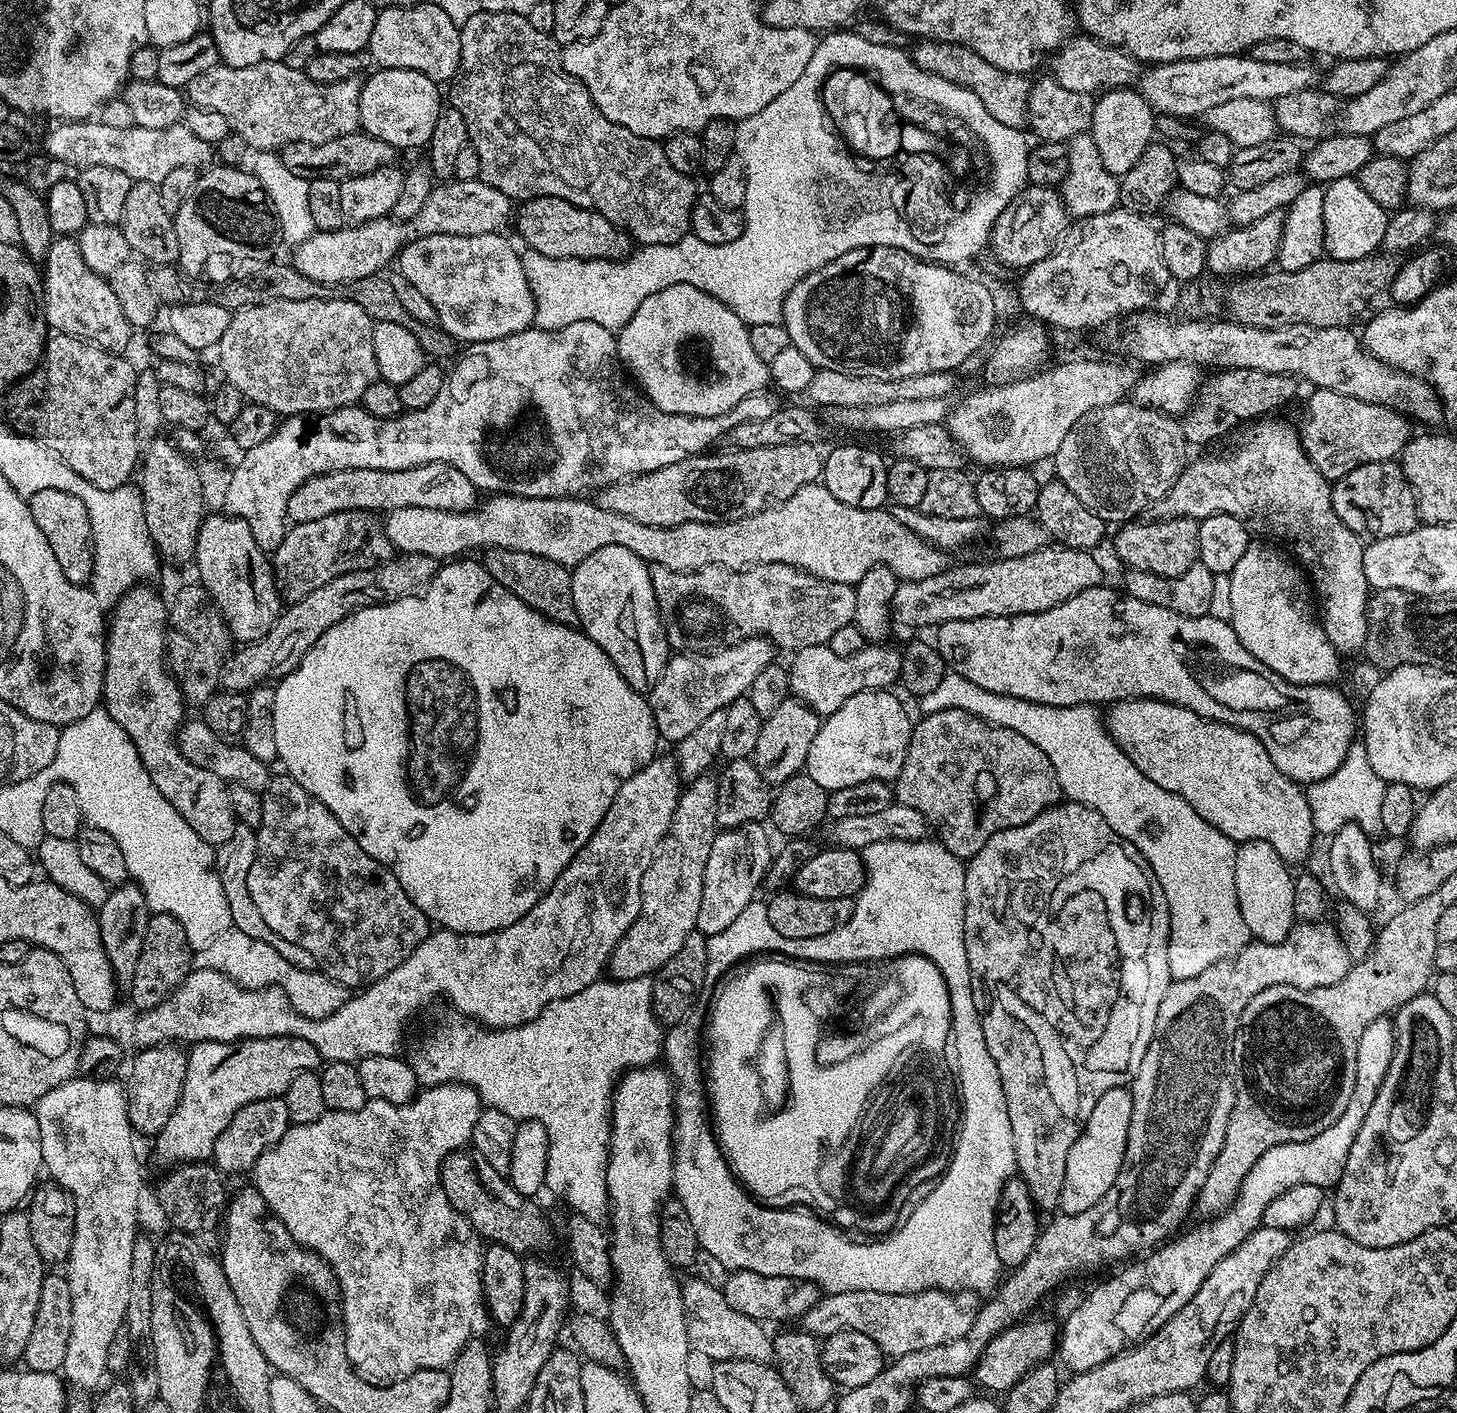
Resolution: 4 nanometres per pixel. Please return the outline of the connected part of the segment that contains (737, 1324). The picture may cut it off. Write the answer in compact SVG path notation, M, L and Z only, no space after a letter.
M695 1278L683 1281L680 1289L686 1334L693 1353L701 1352L708 1362L718 1360L772 1360L772 1336L761 1321L746 1314L738 1314L730 1302L726 1302L724 1293L708 1286L706 1282Z

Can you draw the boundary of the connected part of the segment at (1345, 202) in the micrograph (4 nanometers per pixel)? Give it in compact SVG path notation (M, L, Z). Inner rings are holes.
M1351 176L1330 181L1322 198L1324 251L1333 260L1357 260L1373 255L1380 248L1386 232L1389 213L1366 194L1357 179Z

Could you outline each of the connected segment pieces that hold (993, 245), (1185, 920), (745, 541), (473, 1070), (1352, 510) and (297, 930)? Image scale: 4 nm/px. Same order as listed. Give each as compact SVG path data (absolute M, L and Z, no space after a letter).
M1025 186L994 221L987 247L1006 267L1023 270L1050 254L1069 223L1069 214L1055 187Z
M951 670L945 671L942 682L938 682L930 694L919 697L918 704L921 708L919 711L926 716L951 708L966 710L994 726L1014 730L1022 734L1022 738L1030 738L1030 742L1034 742L1034 746L1038 746L1038 750L1050 758L1054 774L1058 774L1061 793L1069 801L1085 804L1102 814L1102 818L1106 818L1108 825L1118 833L1121 840L1139 853L1147 871L1158 878L1162 894L1166 894L1166 906L1170 910L1168 961L1173 980L1194 978L1204 970L1210 970L1210 966L1237 956L1250 942L1234 886L1237 841L1226 838L1226 834L1210 826L1210 822L1203 820L1185 800L1178 798L1178 794L1170 794L1170 790L1162 790L1162 786L1150 782L1150 778L1146 778L1146 774L1142 774L1142 770L1138 770L1138 766L1134 766L1134 762L1130 762L1130 758L1126 758L1124 751L1112 741L1099 707L1079 704L1059 708L1026 702L1020 698L982 690L968 678L962 678L962 674Z
M822 482L802 486L802 490L794 490L790 498L761 508L751 516L743 516L741 520L721 524L686 522L673 528L642 526L642 522L634 522L634 518L622 518L622 514L602 510L588 498L526 498L492 494L485 500L488 501L485 504L483 501L470 512L447 512L418 506L393 508L385 515L388 517L383 517L384 532L388 535L393 549L400 554L460 558L471 553L468 552L471 548L505 548L540 555L544 559L563 564L569 570L580 564L582 558L590 558L594 550L602 550L602 546L626 546L626 550L634 550L634 554L648 561L649 565L669 568L672 572L697 572L699 568L709 566L739 570L750 568L753 564L789 564L823 580L853 586L860 581L862 574L866 574L866 570L871 568L889 568L897 581L903 582L932 578L934 574L942 574L950 566L949 553L945 549L936 548L918 538L918 534L906 530L906 526L902 526L902 522L898 522L898 518L894 518L887 507L862 510L846 506L846 502L838 502L838 498L834 498L834 494L830 494L830 490Z
M652 976L642 978L630 978L629 980L614 980L601 978L586 990L578 990L578 994L570 994L566 998L558 998L547 1004L533 1020L526 1022L517 1028L494 1028L485 1030L475 1020L467 1016L451 1014L445 1020L436 1024L436 1029L424 1040L424 1045L416 1052L416 1057L411 1057L410 1063L416 1075L417 1085L424 1088L433 1088L439 1084L465 1084L480 1095L481 1105L502 1110L502 1114L510 1114L515 1120L537 1120L548 1135L548 1161L546 1162L546 1178L544 1188L552 1191L554 1195L561 1196L572 1207L571 1211L578 1216L585 1216L597 1222L609 1219L610 1205L608 1203L608 1187L606 1186L606 1166L608 1165L608 1137L610 1135L610 1117L612 1114L612 1094L616 1091L616 1082L625 1072L631 1072L633 1068L646 1068L655 1065L661 1059L664 1047L665 1029L652 1009Z
M1390 460L1363 464L1335 480L1332 484L1332 506L1342 526L1364 542L1394 538L1394 534L1406 534L1418 526L1412 489L1405 482L1399 463Z
M273 775L260 801L262 802L262 822L259 828L255 829L256 857L254 866L250 866L250 878L246 878L246 886L250 890L250 898L254 898L254 906L258 906L264 921L272 925L274 934L278 934L278 938L286 938L286 942L294 942L294 946L302 946L302 950L306 950L310 953L310 958L314 958L319 971L326 973L334 982L344 985L349 990L356 990L371 984L374 980L380 980L386 974L390 974L390 970L406 962L406 958L410 958L414 949L428 937L430 921L426 914L422 914L422 910L418 910L418 906L414 906L414 902L408 897L406 890L402 890L398 878L394 878L392 871L385 864L370 858L370 854L366 854L362 846L354 842L354 838L345 830L342 822L338 822L338 818L334 818L334 814L330 814L330 810L326 810L326 806L322 806L322 802L318 802L314 794L298 786L298 782L291 776Z

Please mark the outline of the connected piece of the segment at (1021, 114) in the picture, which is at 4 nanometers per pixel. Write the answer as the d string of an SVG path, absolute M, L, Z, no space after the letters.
M920 40L910 48L912 61L925 68L928 72L938 74L958 86L966 86L978 96L982 106L990 110L998 122L1006 122L1006 126L1023 129L1028 122L1028 90L1030 80L1027 75L1019 72L998 70L998 66L990 66L986 58L982 58L974 50L954 42L941 40Z

